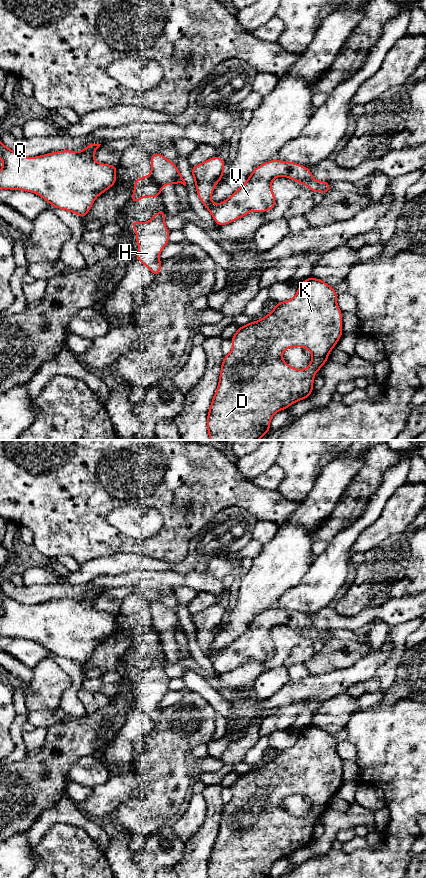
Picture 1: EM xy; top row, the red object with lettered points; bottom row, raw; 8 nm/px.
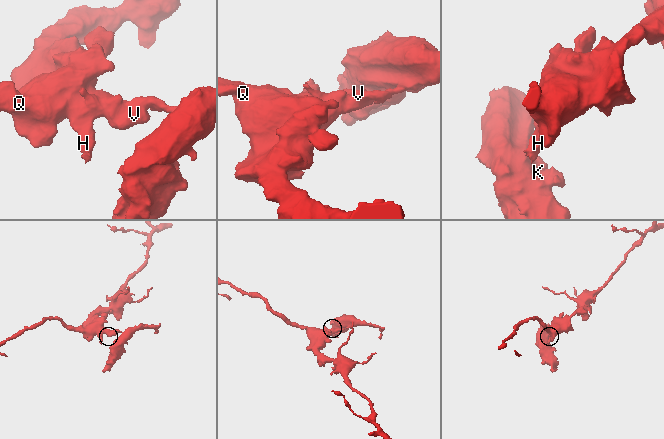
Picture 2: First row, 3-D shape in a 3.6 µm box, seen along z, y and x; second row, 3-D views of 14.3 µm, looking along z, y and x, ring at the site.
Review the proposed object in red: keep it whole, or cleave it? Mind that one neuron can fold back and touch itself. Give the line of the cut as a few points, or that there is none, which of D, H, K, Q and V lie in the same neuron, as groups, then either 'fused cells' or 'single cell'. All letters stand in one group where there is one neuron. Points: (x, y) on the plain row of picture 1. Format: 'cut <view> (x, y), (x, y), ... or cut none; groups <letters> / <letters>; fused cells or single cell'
cut xy (312, 625), (305, 631); groups D K / H Q V; fused cells

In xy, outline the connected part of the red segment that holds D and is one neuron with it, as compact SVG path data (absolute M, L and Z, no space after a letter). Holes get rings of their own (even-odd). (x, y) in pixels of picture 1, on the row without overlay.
M310 725L303 728L302 732L297 737L296 743L292 747L284 750L277 750L274 757L268 763L264 764L258 769L250 770L238 776L236 781L231 786L233 793L232 798L228 803L224 804L221 812L219 832L213 844L211 854L207 863L207 878L270 878L271 867L278 859L287 857L295 850L308 846L308 844L314 839L313 831L315 822L327 810L331 798L336 794L338 788L343 782L342 759L337 753L337 744L338 742L336 741L334 736L329 734L326 730L317 726ZM291 795L303 795L311 800L312 808L306 817L295 817L283 808L281 803L286 797Z

